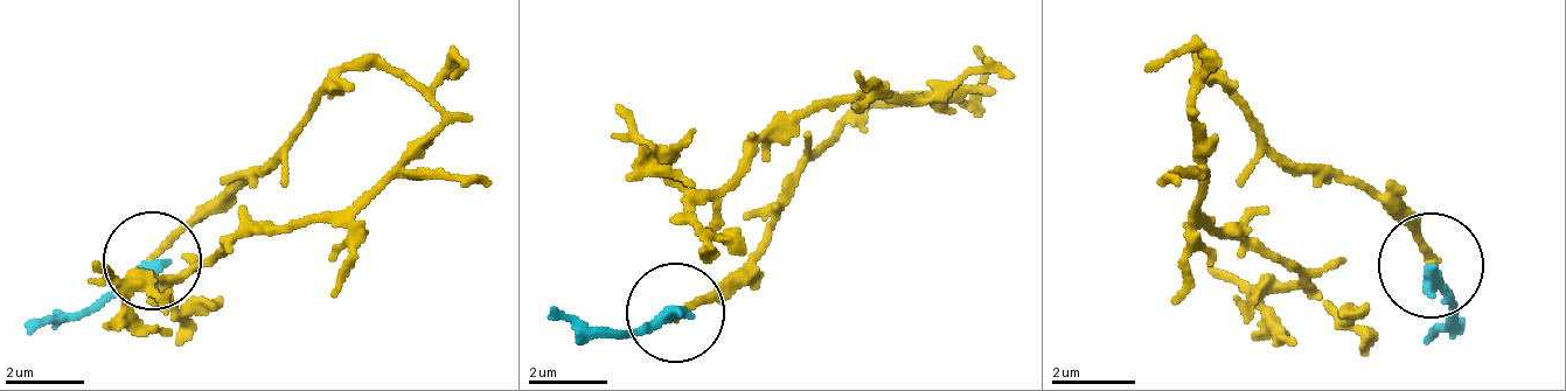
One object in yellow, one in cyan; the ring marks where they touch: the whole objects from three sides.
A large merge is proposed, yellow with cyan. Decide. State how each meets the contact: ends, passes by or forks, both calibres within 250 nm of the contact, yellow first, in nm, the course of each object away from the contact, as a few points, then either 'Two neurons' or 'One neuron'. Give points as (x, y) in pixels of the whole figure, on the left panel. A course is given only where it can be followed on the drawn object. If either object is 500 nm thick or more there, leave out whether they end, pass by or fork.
At the ring yellow ends. At the ring cyan ends. Thickness 170 nm (yellow) against 360 nm. Course of yellow: (145, 263), (352, 67), (390, 67), (439, 116), (341, 214), (243, 224), (145, 283), (134, 313), (174, 332). Course of cyan: (154, 263), (85, 313), (27, 332). One neuron

